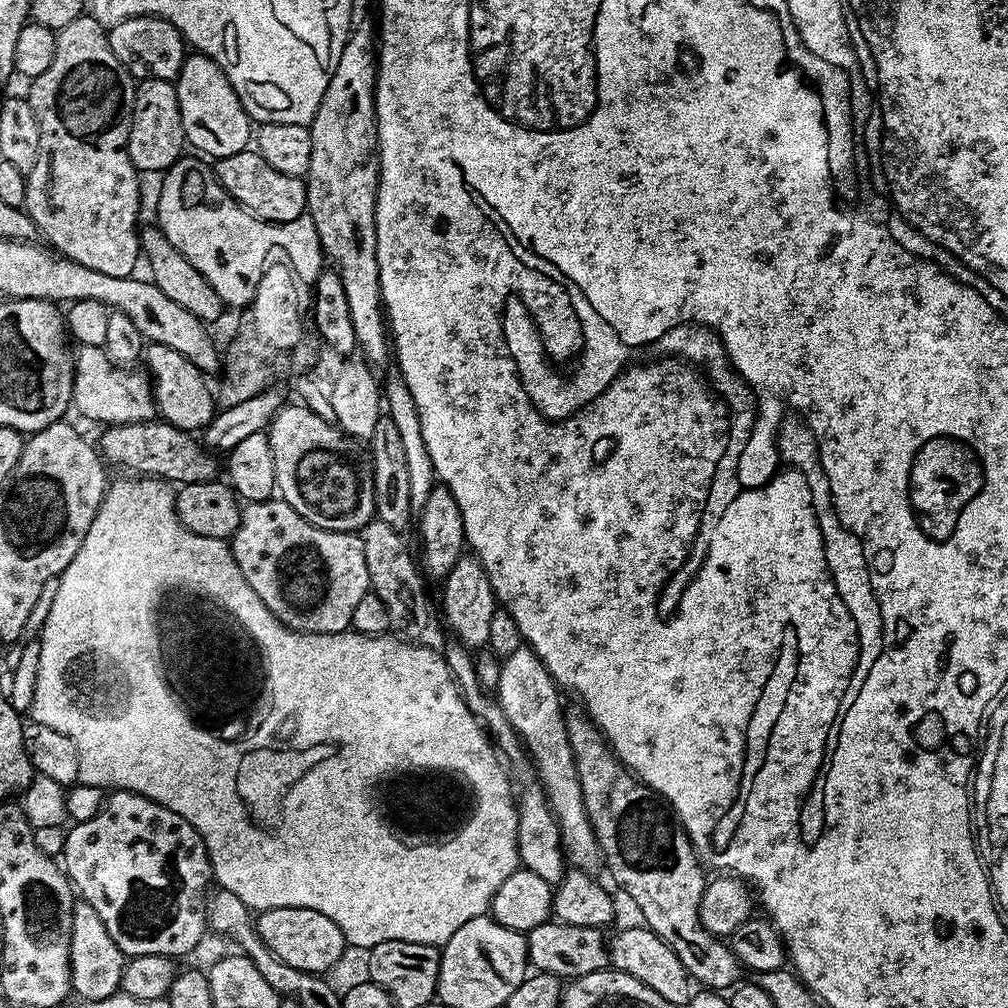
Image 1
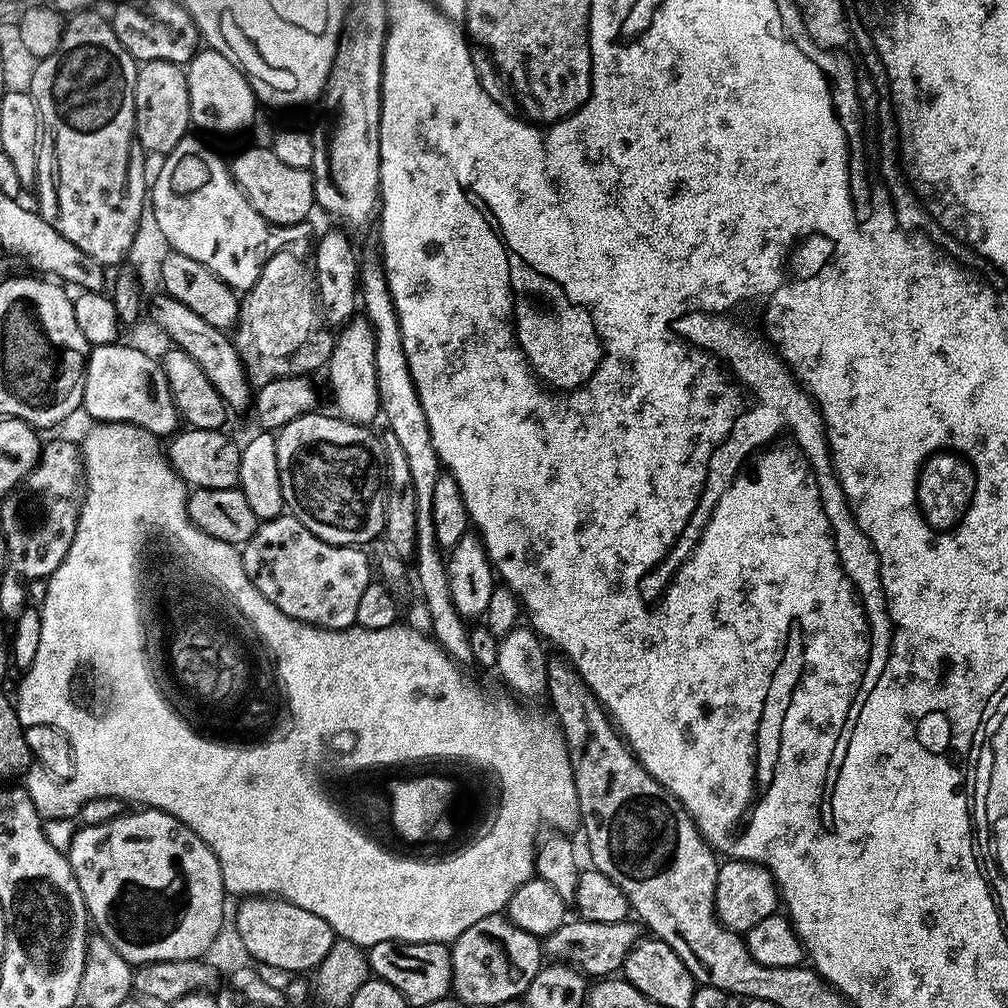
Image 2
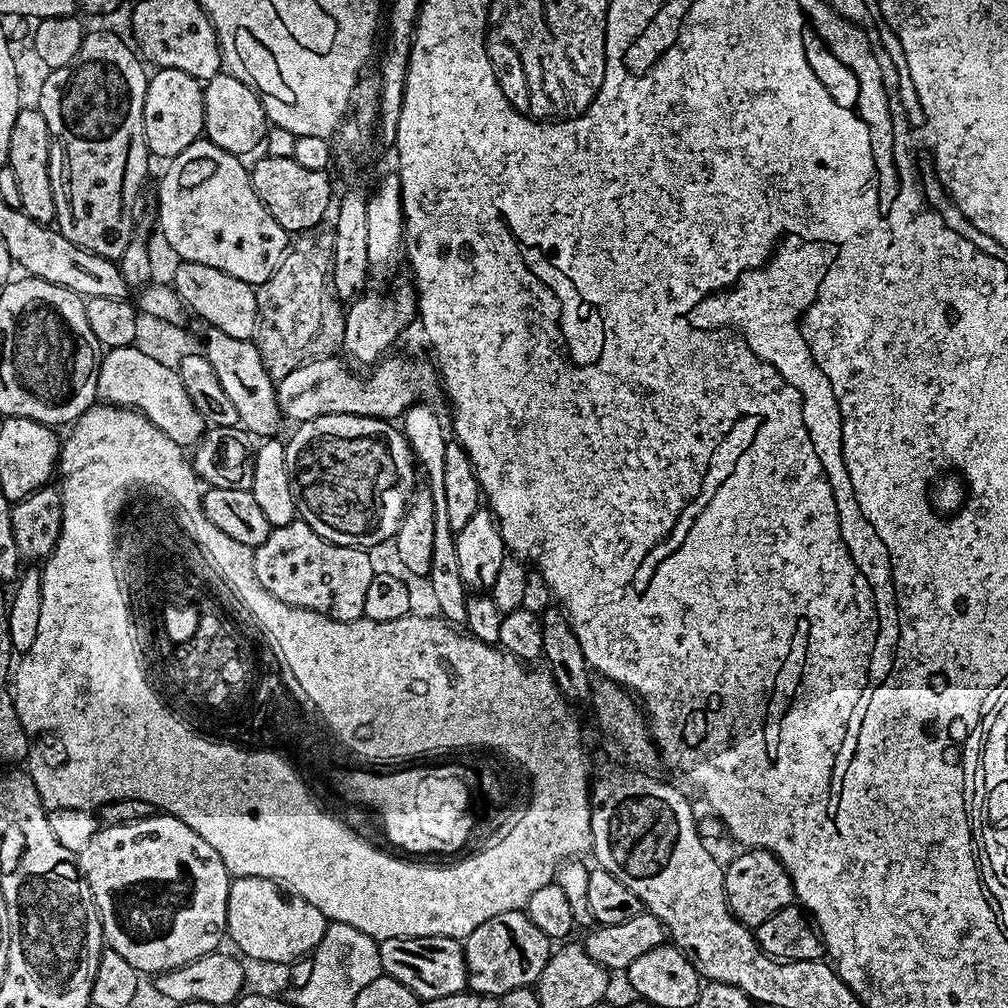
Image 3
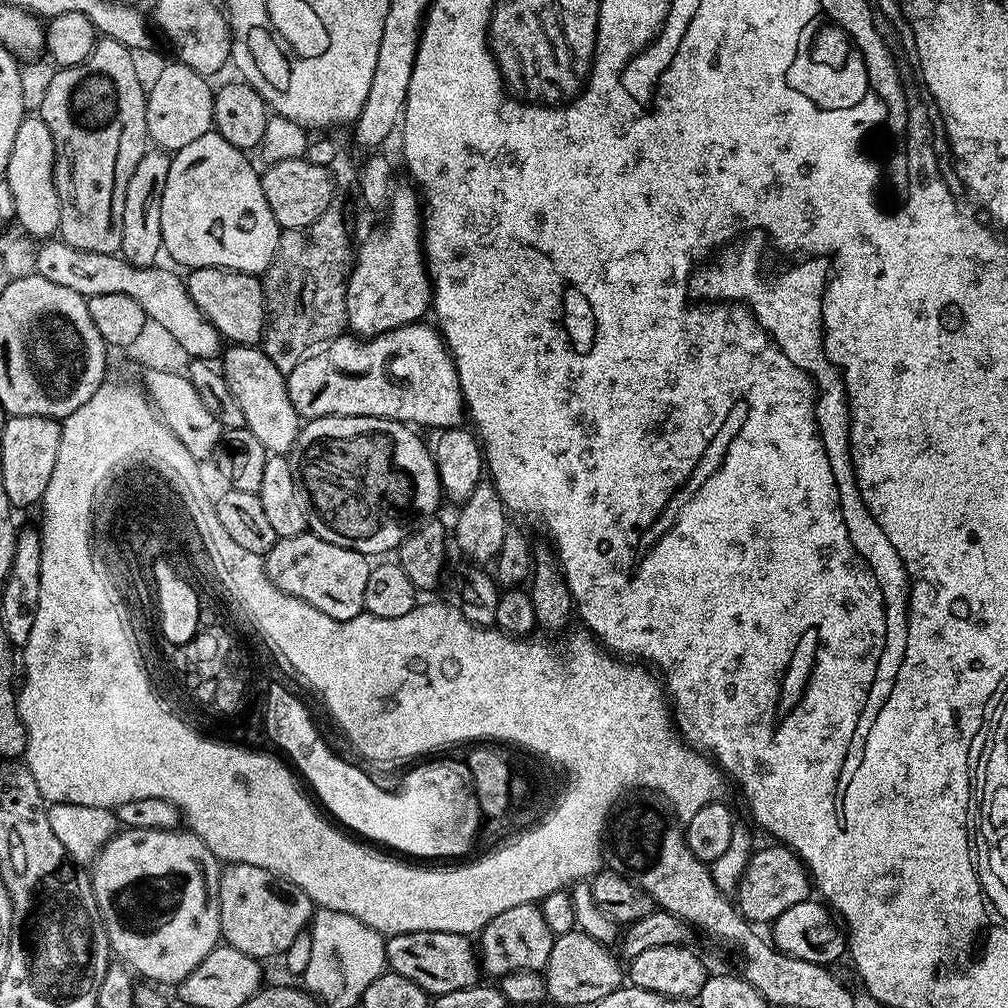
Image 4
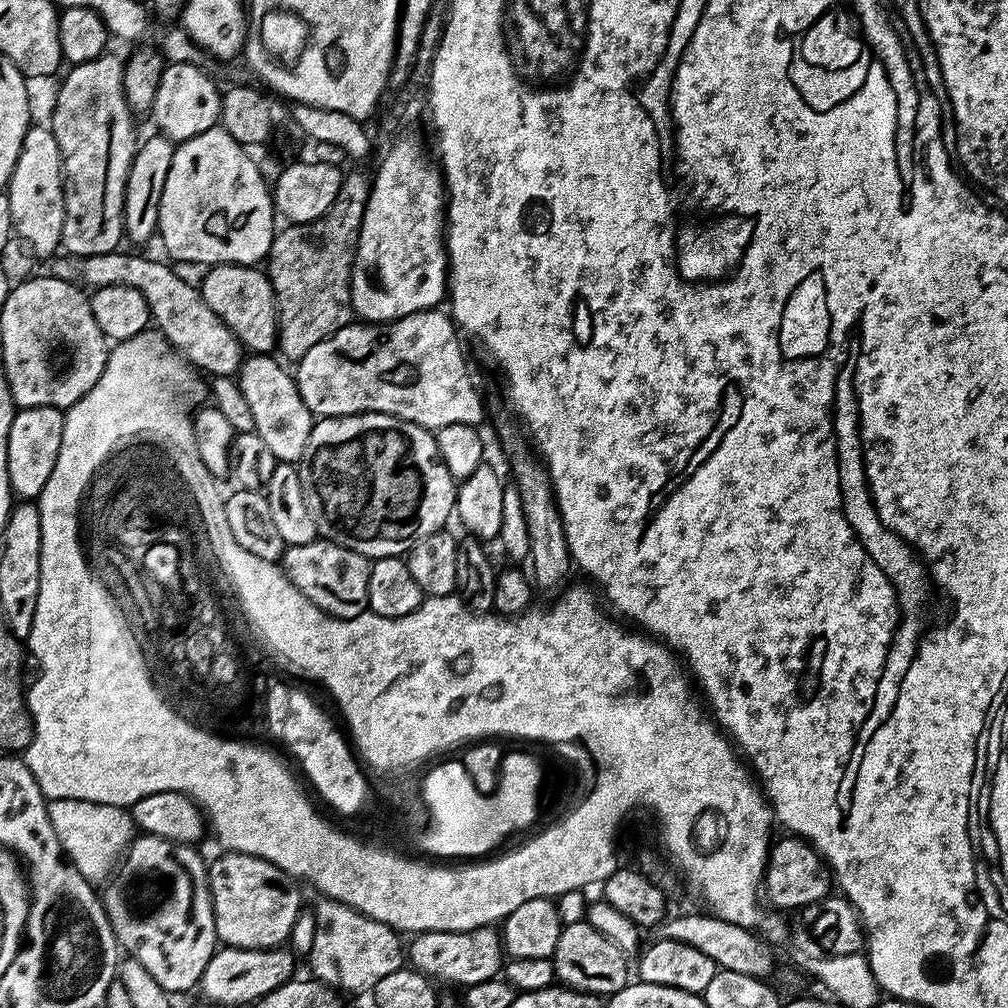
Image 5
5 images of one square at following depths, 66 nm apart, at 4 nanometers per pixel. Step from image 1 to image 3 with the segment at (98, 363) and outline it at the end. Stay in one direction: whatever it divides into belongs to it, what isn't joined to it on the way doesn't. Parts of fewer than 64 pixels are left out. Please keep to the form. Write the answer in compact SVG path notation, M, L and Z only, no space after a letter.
M136 347L110 348L103 353L96 394L109 405L140 411L147 420L154 422L154 426L158 426L158 430L162 430L162 434L166 434L166 438L170 438L170 442L185 450L199 444L206 431L204 419L182 386L179 371L142 354Z

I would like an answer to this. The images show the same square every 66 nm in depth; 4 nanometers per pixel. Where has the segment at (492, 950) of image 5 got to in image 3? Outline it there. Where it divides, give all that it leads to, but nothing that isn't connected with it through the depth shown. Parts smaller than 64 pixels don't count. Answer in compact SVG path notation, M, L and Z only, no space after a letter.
M401 934L398 938L379 941L381 970L383 975L402 982L422 1002L434 998L446 998L446 994L458 994L468 988L468 971L464 961L464 945L452 934Z

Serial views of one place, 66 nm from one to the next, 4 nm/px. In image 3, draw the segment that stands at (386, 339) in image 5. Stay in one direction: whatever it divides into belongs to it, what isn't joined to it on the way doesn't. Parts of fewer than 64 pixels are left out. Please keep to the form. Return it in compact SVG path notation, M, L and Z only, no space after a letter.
M336 354L325 355L319 360L298 366L298 370L290 370L286 378L275 381L276 401L281 417L291 422L313 420L326 414L377 416L379 420L389 422L403 417L413 404L427 401L430 398L427 396L438 392L438 373L427 359L415 360L412 356L392 355L385 355L369 371L373 372L361 380L352 376L346 366L348 364Z

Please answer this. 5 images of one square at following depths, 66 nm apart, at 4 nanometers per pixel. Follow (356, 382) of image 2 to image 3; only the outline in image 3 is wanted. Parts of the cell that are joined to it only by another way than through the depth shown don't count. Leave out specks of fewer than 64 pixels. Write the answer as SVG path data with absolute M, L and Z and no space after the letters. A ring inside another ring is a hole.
M411 283L400 284L393 292L370 292L354 298L345 309L343 324L343 355L360 364L375 365L391 348L398 336L415 323L416 294ZM345 352L345 353L344 353ZM350 357L350 358L349 358Z

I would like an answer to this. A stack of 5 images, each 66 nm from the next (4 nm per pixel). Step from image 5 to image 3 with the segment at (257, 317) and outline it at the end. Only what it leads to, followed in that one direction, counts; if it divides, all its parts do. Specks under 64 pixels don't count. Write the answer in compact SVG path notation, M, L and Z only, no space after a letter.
M189 260L177 263L176 273L170 279L171 287L176 289L181 304L189 313L201 316L209 328L222 330L230 338L252 340L256 334L256 288L234 278L214 266L202 266Z

